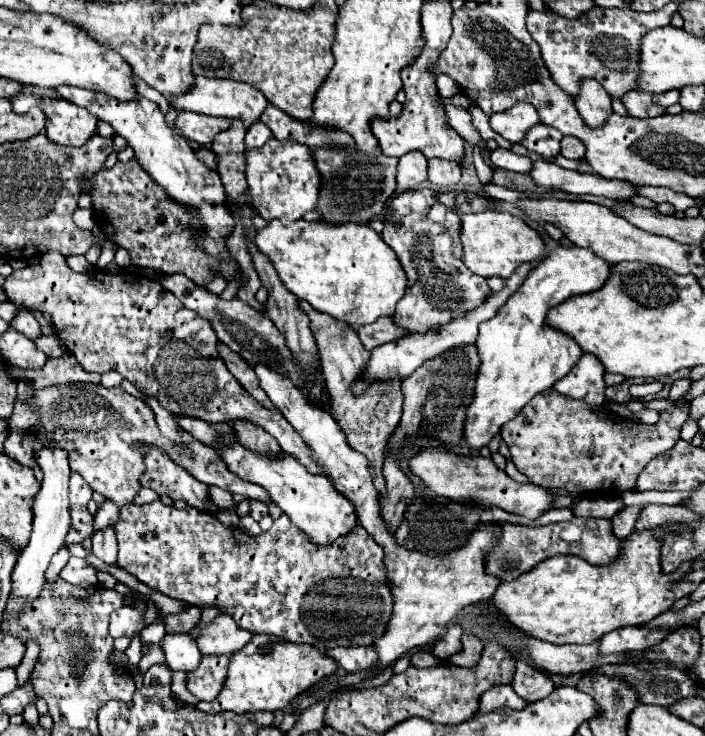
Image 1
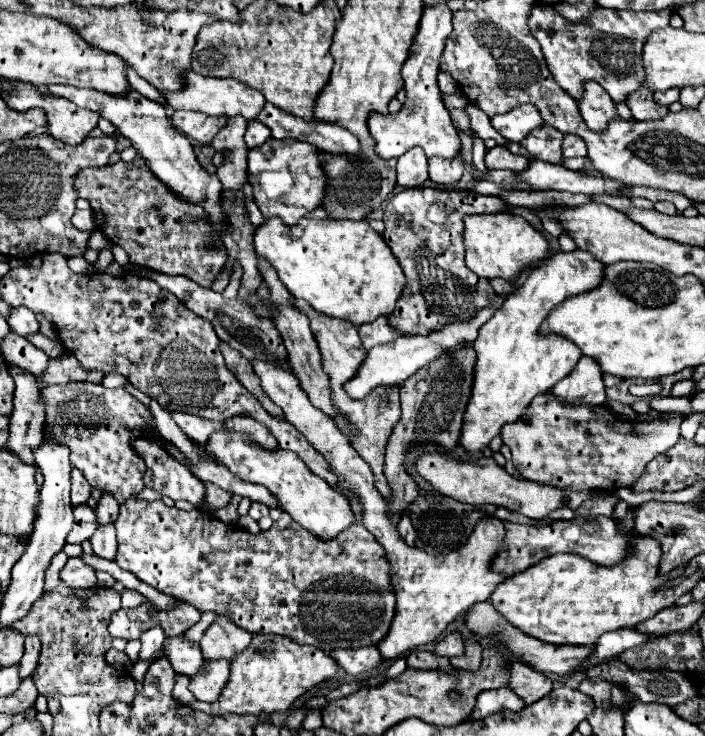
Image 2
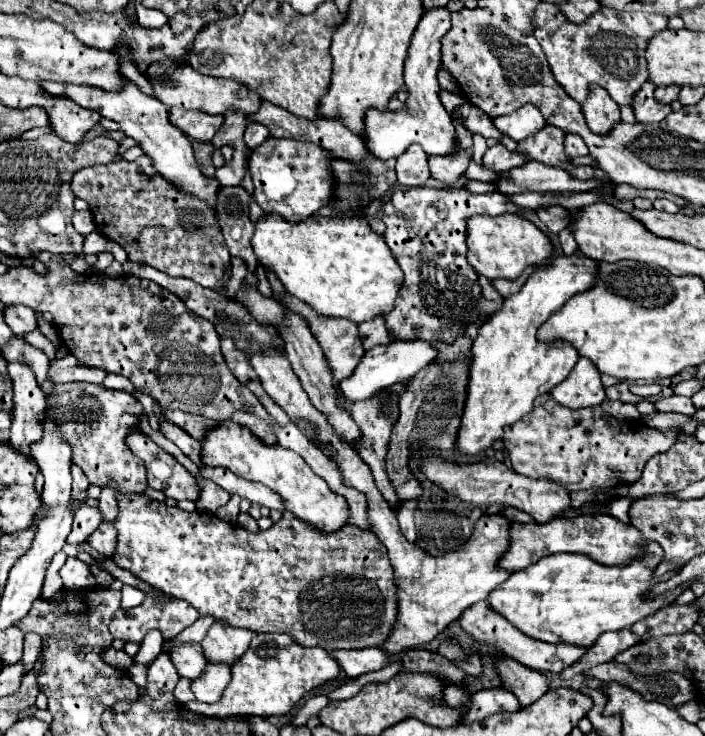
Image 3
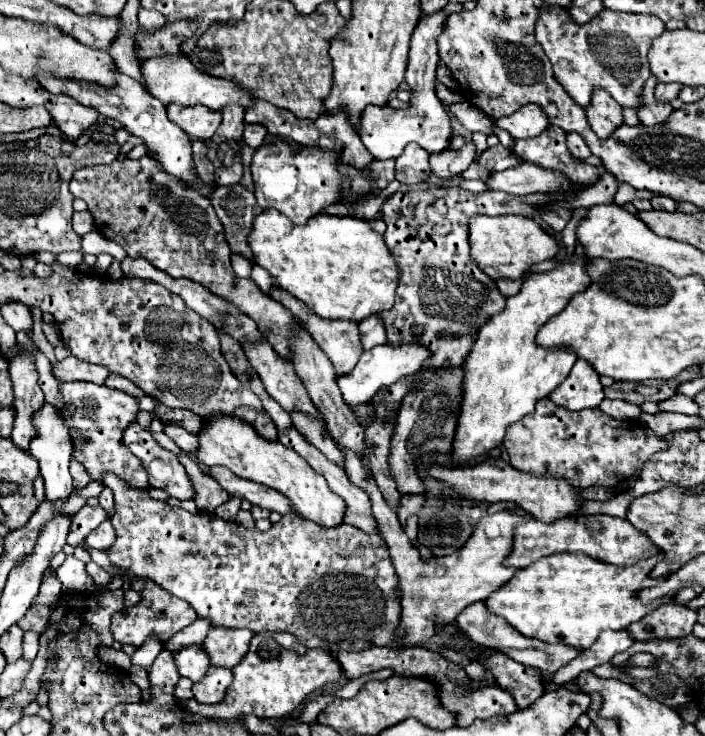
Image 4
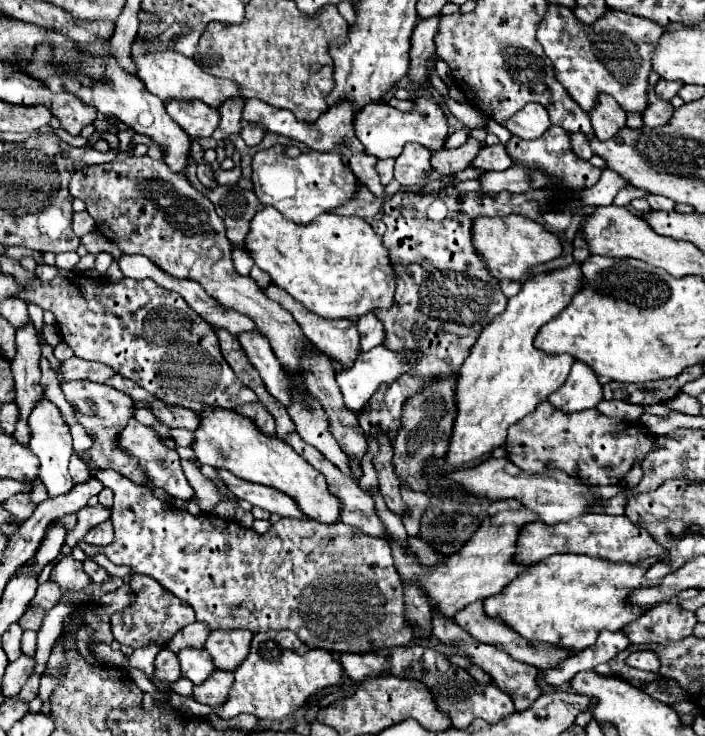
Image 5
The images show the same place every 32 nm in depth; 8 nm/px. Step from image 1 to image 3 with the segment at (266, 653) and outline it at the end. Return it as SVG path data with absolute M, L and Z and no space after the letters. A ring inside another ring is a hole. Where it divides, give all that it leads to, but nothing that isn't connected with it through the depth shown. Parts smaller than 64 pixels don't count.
M256 634L250 648L232 664L232 680L216 704L192 700L188 708L202 716L274 716L288 714L312 688L338 678L338 662L322 648L304 648L288 634Z

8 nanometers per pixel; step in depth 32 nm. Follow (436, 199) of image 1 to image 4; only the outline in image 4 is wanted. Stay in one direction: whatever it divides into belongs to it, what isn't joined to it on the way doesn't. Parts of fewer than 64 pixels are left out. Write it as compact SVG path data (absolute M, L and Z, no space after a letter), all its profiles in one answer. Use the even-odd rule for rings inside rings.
M410 188L390 196L382 206L382 220L388 226L384 242L402 278L394 308L380 314L388 332L388 344L420 342L428 346L434 356L424 364L424 370L460 366L474 344L470 330L484 326L494 314L504 310L506 302L494 280L470 258L468 220L476 214L532 216L534 212L538 208L526 206L506 192L472 194L462 188Z

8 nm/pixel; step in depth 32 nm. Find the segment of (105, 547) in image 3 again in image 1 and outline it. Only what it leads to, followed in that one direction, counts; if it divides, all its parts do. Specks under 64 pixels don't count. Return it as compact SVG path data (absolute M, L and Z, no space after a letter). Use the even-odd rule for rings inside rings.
M104 528L100 532L94 532L94 536L92 536L92 554L100 556L102 562L106 562L110 566L116 566L118 548L116 548L114 528Z

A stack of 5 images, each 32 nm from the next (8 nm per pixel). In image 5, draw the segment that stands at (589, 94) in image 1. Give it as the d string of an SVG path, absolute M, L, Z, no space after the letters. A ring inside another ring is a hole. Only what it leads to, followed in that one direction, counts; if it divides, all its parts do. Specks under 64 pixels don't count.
M598 96L598 104L596 108L592 108L592 112L588 112L594 134L598 136L598 140L610 140L612 136L616 136L616 132L620 128L626 126L626 112L620 108L620 104L616 104L616 100L612 100L612 96Z

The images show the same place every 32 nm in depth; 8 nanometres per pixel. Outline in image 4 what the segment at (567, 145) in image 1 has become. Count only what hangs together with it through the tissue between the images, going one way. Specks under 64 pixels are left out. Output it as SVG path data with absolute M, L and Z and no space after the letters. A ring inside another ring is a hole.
M568 134L568 152L574 156L574 158L588 158L590 156L590 148L586 146L584 138L578 136L578 134Z

